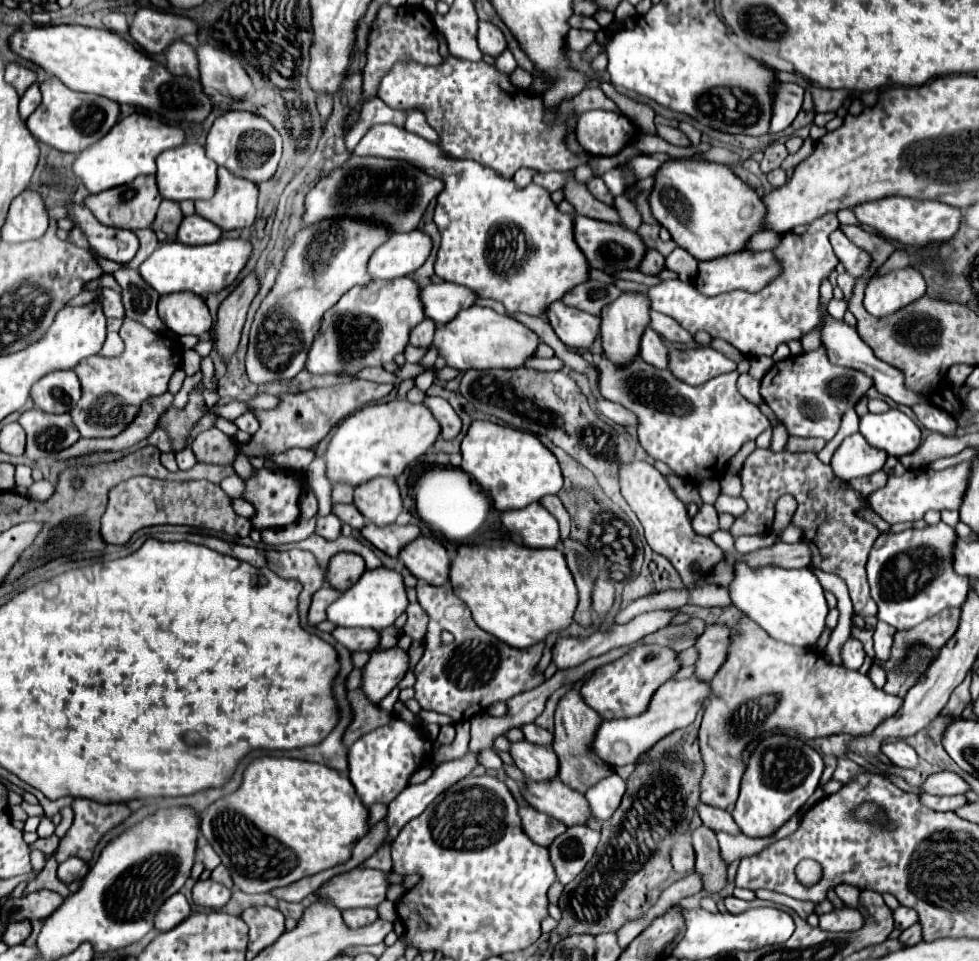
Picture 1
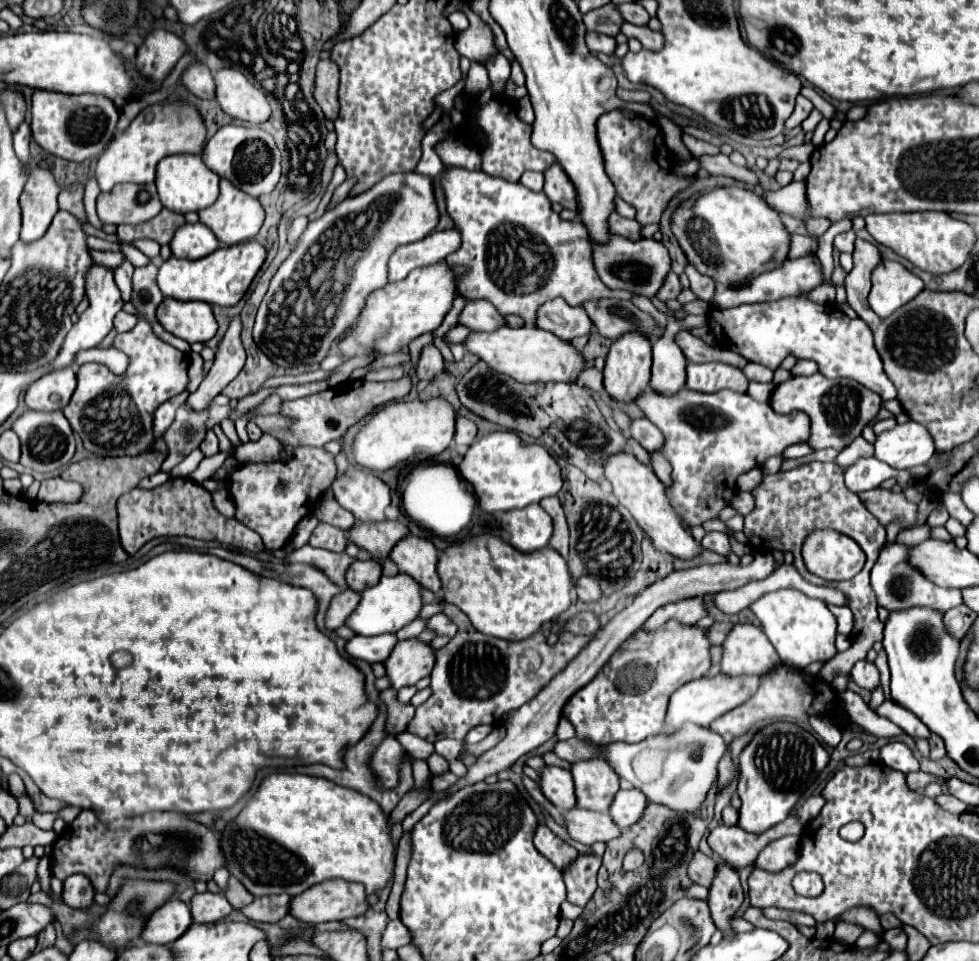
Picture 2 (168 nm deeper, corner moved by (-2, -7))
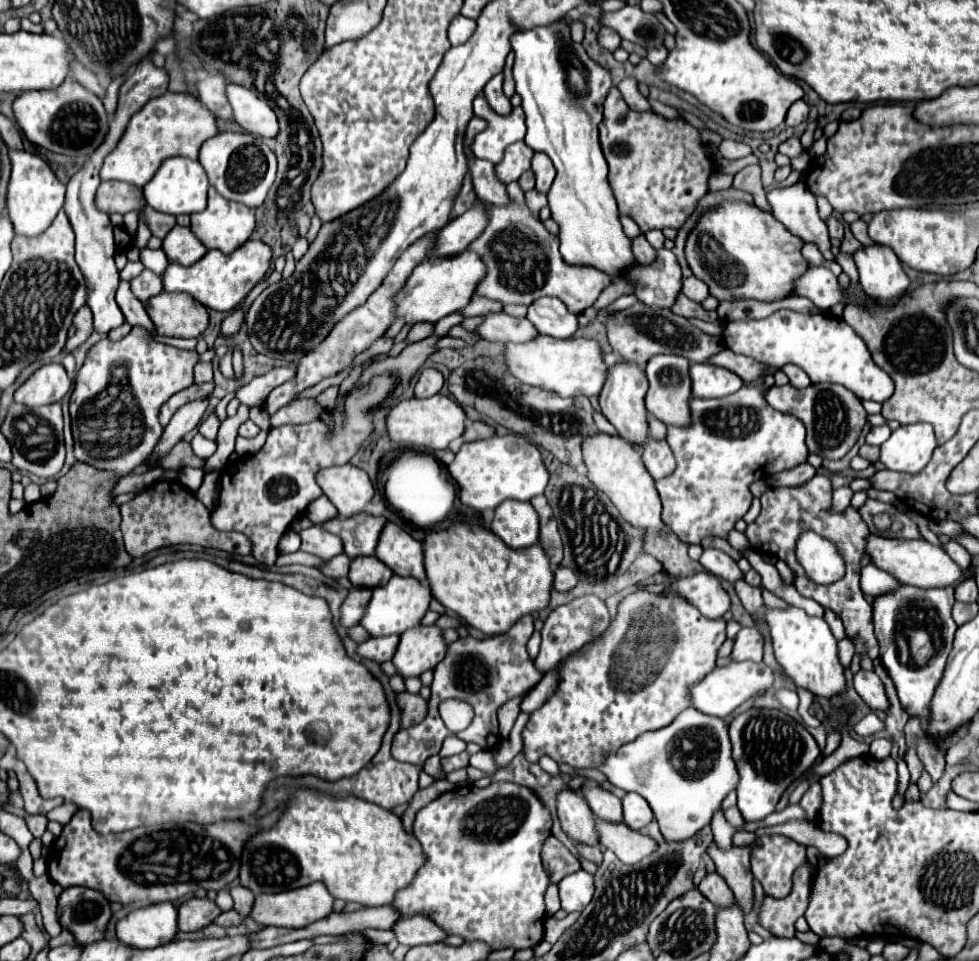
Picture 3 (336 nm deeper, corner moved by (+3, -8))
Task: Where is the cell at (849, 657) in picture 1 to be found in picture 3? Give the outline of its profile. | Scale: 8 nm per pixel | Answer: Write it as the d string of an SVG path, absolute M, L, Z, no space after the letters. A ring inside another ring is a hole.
M859 671L855 675L853 683L855 683L859 697L869 705L869 709L873 709L873 711L887 711L889 709L889 699L885 695L885 687L873 671Z

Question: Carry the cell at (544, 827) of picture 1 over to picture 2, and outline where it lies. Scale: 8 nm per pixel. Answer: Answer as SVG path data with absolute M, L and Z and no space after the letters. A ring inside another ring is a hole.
M540 824L536 828L536 834L534 834L534 846L536 850L546 856L556 868L564 868L566 864L570 864L576 856L578 856L578 850L574 846L570 846L568 842L564 842L560 836L556 836L548 826Z

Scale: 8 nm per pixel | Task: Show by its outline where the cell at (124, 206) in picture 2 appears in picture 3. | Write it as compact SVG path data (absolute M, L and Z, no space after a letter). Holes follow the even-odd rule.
M103 181L97 191L97 207L109 215L125 215L127 211L139 211L143 205L143 191L123 181Z

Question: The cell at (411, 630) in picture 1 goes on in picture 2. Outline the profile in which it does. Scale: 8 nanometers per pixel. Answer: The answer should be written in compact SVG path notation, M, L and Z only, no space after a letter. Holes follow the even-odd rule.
M434 614L432 618L426 620L426 630L434 632L436 636L448 636L448 638L454 638L456 634L456 626L444 616L444 614Z

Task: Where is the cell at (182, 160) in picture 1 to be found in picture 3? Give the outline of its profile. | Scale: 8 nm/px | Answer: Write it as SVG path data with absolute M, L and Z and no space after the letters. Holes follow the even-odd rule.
M171 157L171 159L163 161L163 165L155 173L155 177L143 187L143 197L145 197L147 205L153 207L155 211L169 213L169 215L181 215L181 213L191 215L191 213L205 209L207 189L209 189L207 173L203 171L199 161L191 161L185 157Z

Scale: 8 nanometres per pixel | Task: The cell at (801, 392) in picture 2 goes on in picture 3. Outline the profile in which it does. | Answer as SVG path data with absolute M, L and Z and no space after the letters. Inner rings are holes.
M817 383L805 389L795 389L793 385L777 387L773 385L767 391L767 403L777 411L795 415L807 429L807 449L809 453L817 453L823 459L837 461L841 459L859 439L863 425L867 423L867 413L863 411L861 401L845 387L835 383Z

